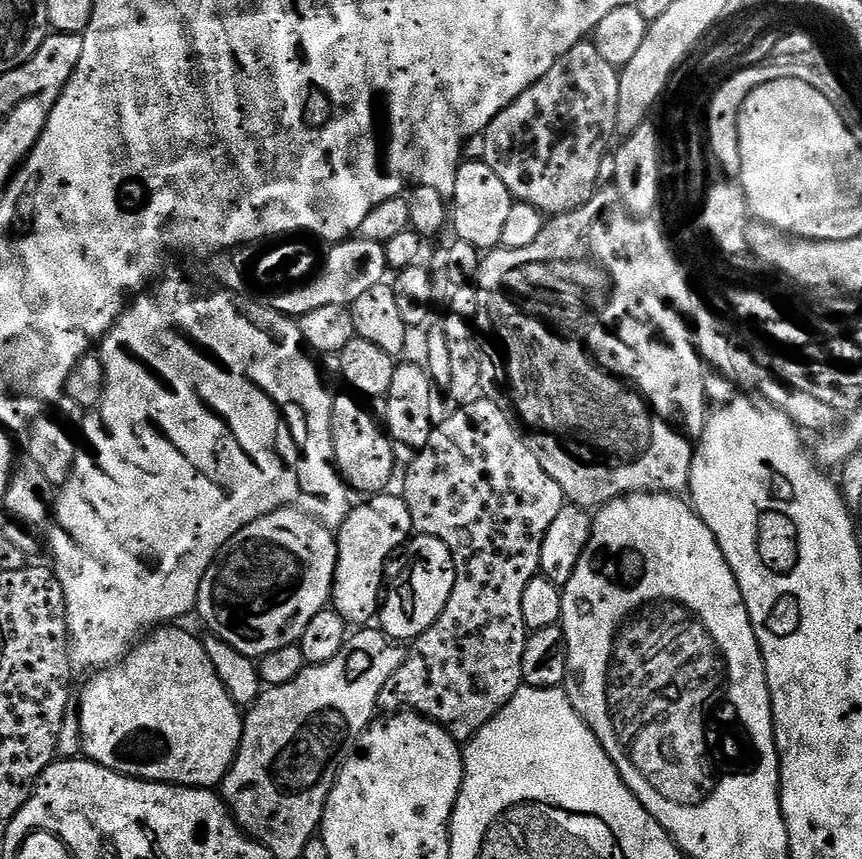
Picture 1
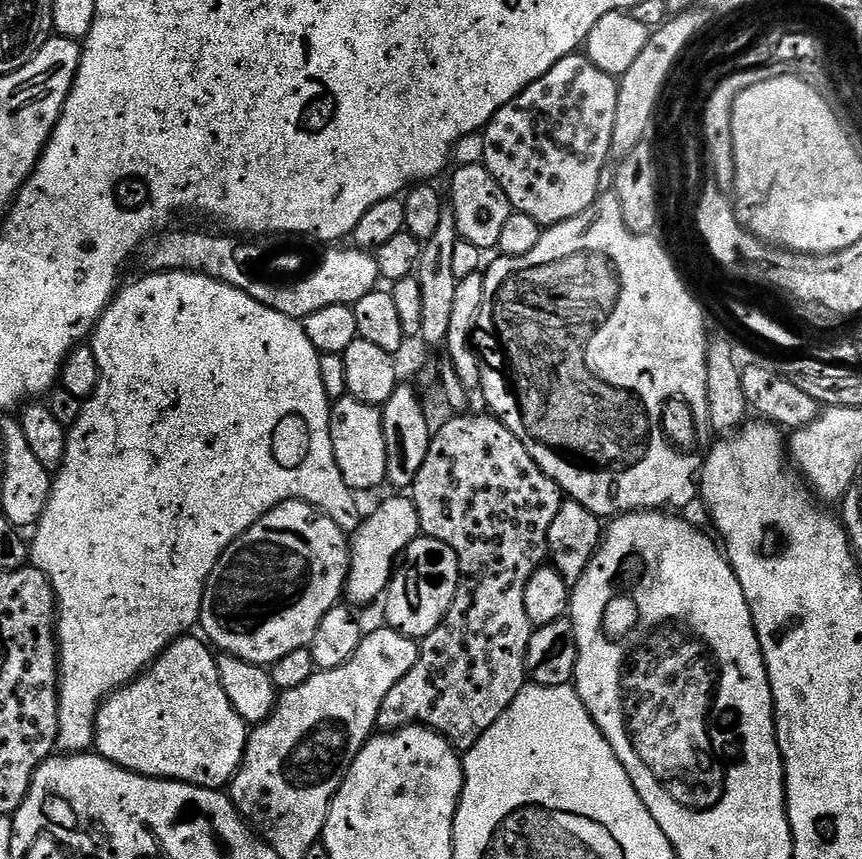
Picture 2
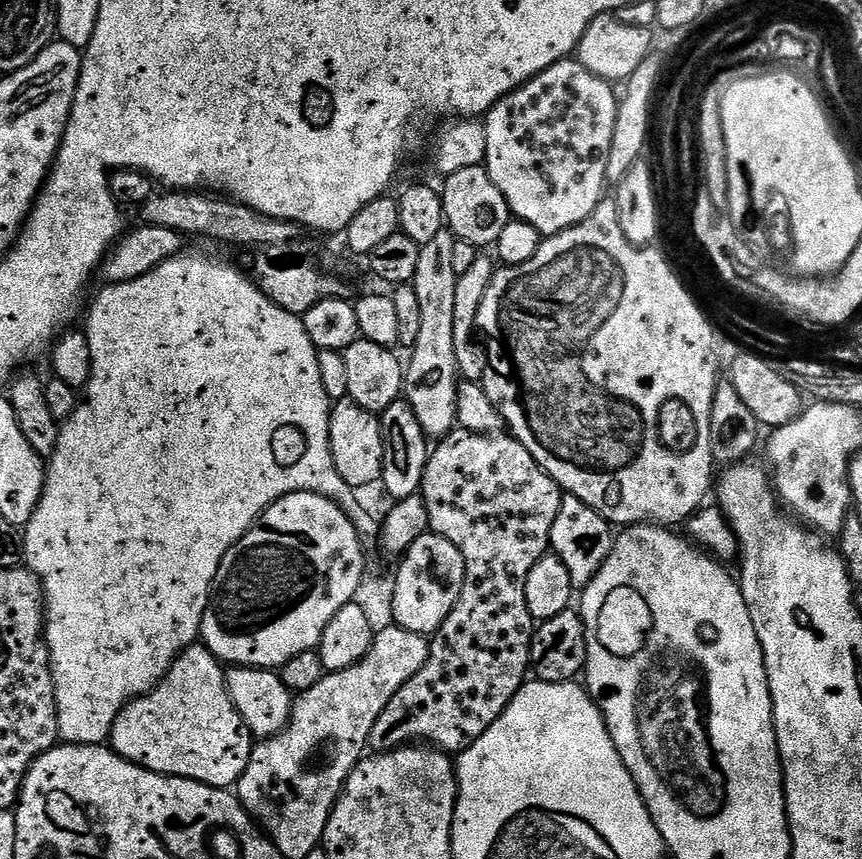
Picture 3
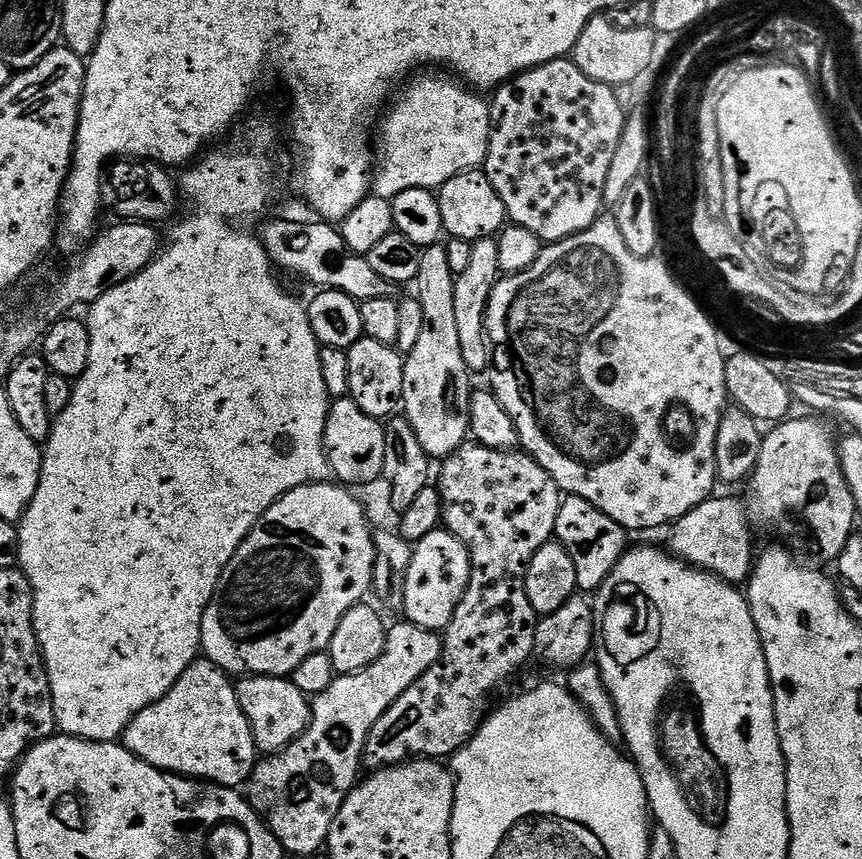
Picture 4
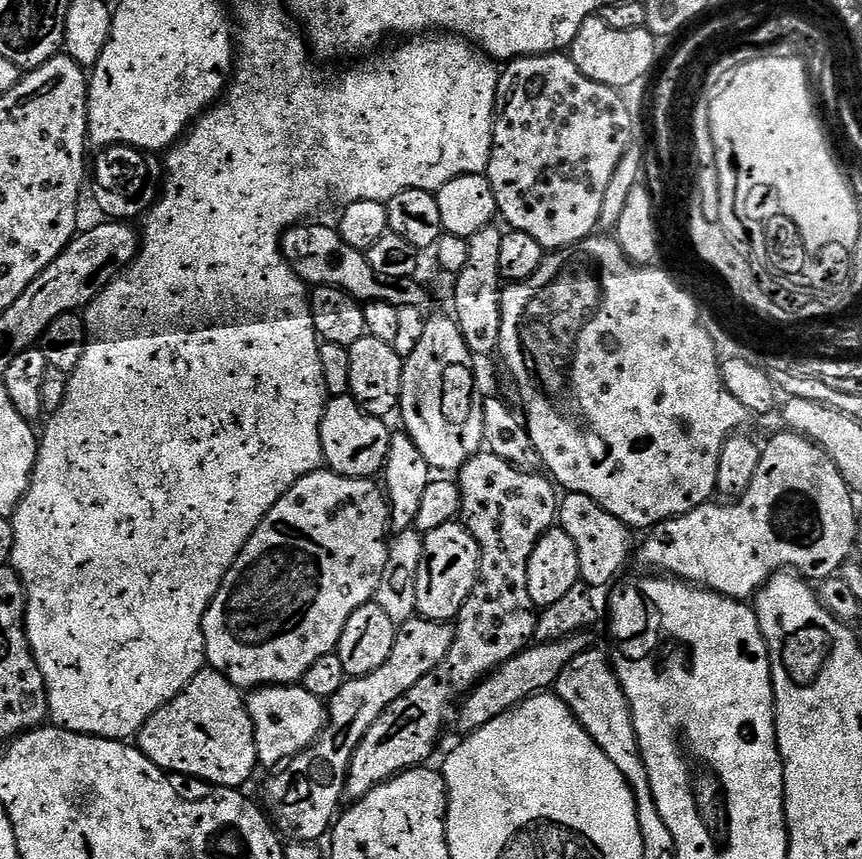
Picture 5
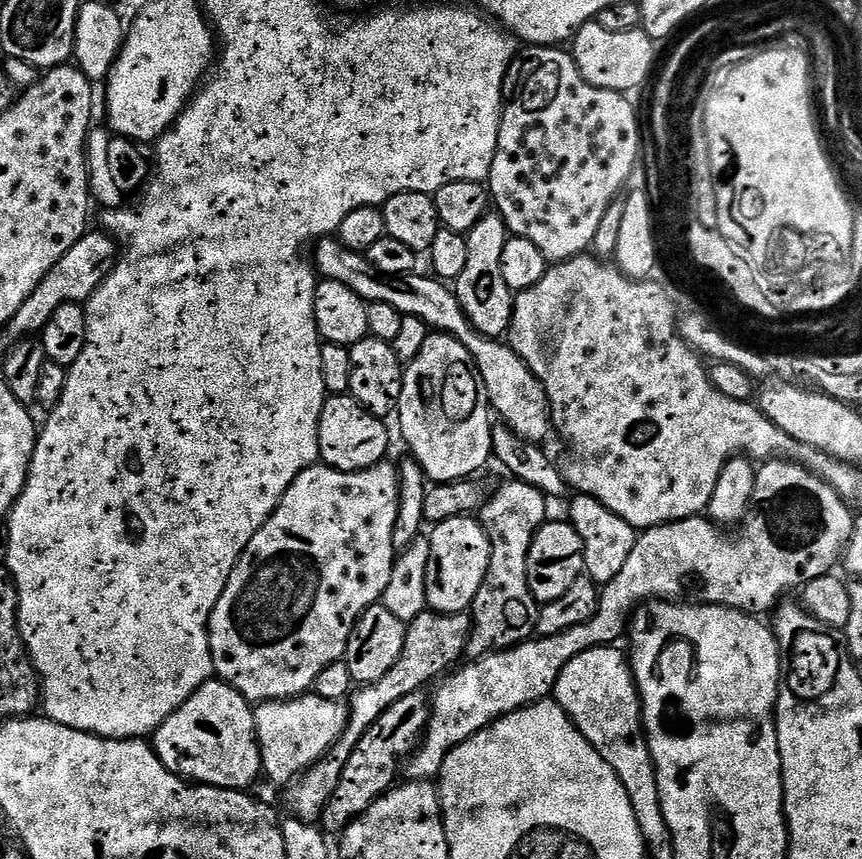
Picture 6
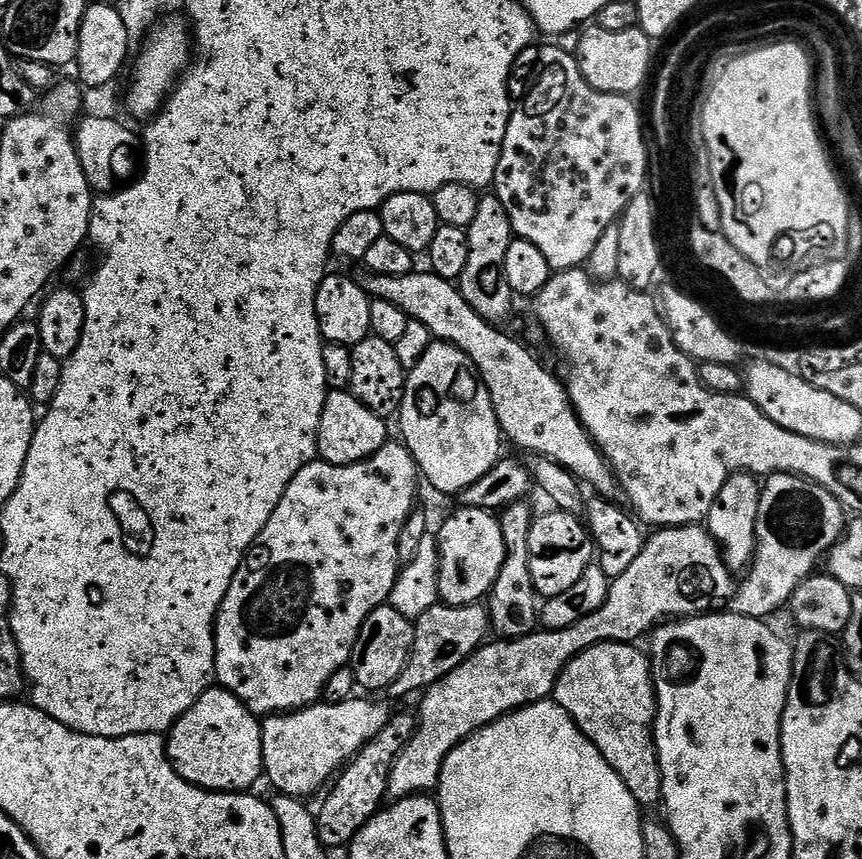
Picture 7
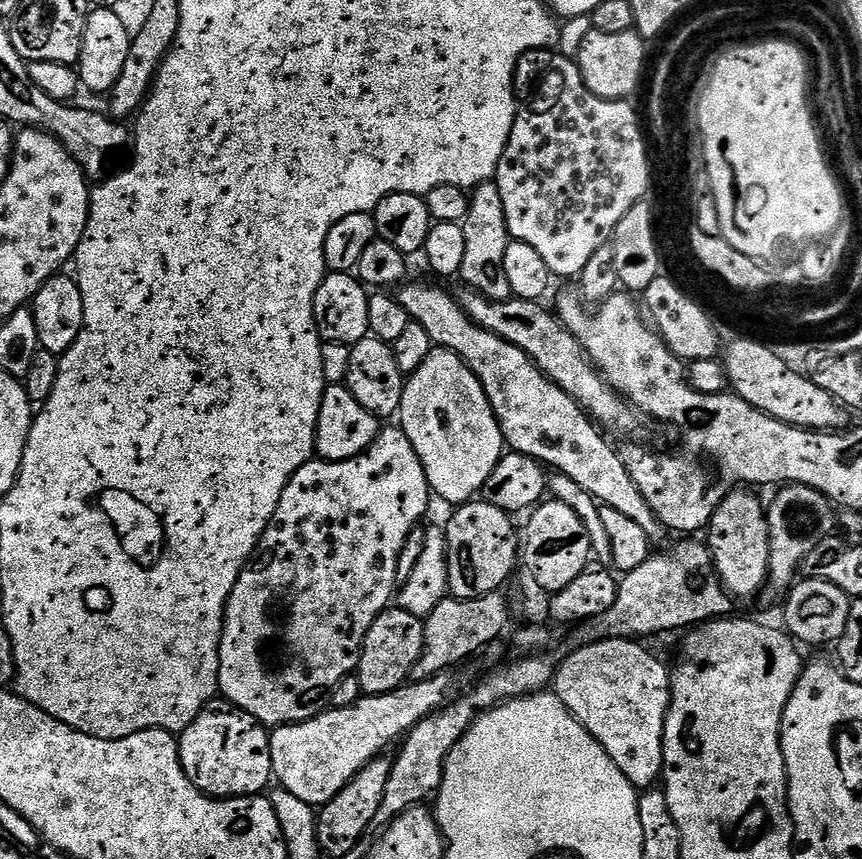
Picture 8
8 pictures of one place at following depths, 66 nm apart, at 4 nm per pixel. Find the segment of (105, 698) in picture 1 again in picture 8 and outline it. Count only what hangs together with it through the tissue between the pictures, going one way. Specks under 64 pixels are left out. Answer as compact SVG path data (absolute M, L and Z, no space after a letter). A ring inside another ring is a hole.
M217 698L200 711L198 718L194 718L190 726L186 726L184 731L179 733L180 765L186 778L190 778L192 785L205 796L217 798L259 796L269 787L273 779L269 735L269 729L258 723L250 714L246 714L246 710L235 708L227 700Z

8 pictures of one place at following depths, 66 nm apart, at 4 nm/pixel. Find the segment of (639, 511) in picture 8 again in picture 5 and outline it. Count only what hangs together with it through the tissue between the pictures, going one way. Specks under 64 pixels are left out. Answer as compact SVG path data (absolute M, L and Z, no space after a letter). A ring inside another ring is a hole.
M308 222L299 224L284 231L281 240L281 252L287 258L292 269L299 274L301 280L313 287L340 288L349 292L355 300L367 302L390 302L396 308L414 306L424 308L427 305L428 292L419 284L419 279L386 278L386 274L378 274L374 266L370 266L367 255L354 246L346 246L335 227L322 226Z

